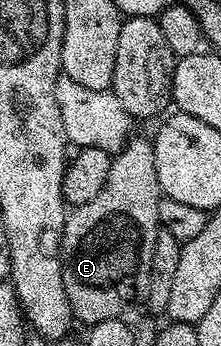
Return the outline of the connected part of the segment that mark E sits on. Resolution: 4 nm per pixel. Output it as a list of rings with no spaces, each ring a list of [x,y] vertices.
[[[135,135],[126,141],[122,151],[117,153],[110,161],[110,169],[108,170],[108,179],[104,182],[100,194],[96,194],[96,198],[92,198],[92,202],[84,202],[69,209],[66,217],[66,225],[62,231],[62,273],[64,274],[64,290],[68,290],[68,302],[72,306],[72,314],[75,321],[80,325],[89,326],[91,324],[99,324],[105,320],[117,320],[123,315],[125,308],[130,308],[134,303],[145,301],[148,294],[148,282],[152,278],[152,250],[156,250],[156,238],[160,221],[158,219],[158,202],[163,199],[162,188],[158,185],[158,175],[156,174],[156,158],[154,157],[154,145],[149,139],[146,140],[142,136]]]

